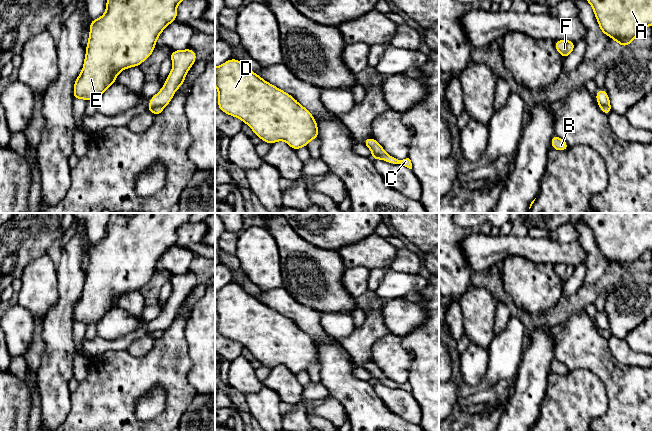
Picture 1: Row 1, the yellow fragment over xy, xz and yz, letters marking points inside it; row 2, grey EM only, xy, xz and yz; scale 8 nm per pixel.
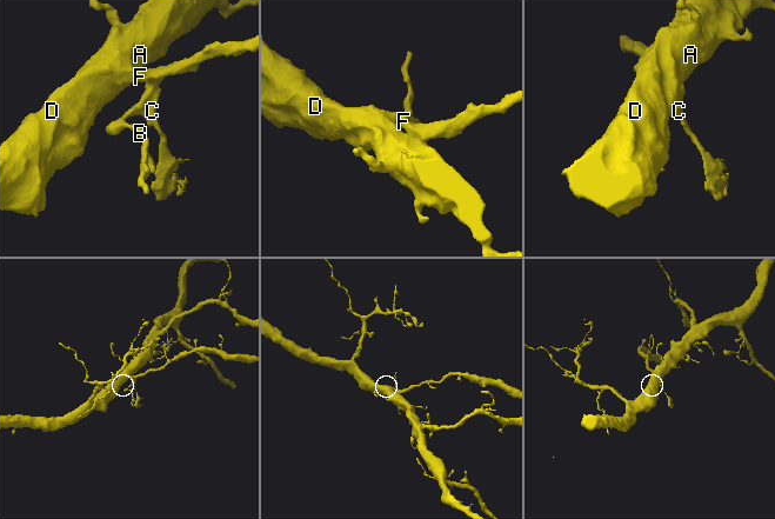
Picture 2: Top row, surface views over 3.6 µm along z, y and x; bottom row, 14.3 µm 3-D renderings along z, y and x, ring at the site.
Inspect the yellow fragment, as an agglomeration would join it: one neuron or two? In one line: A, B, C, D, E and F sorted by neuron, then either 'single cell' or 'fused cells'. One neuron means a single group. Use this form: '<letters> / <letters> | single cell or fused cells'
A B C D E F | single cell

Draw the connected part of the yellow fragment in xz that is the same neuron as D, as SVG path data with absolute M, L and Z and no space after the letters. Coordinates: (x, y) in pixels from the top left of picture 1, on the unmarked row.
M232 282L215 291L215 310L218 313L219 333L242 344L262 365L270 369L281 364L297 375L319 361L317 346L307 332L237 283Z

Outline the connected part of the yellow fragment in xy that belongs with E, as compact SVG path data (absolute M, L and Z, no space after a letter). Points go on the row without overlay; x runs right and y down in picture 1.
M110 213L106 236L90 245L89 263L86 270L84 289L74 307L73 324L98 323L107 312L116 306L120 295L138 291L150 281L162 255L177 242L178 228L189 222L192 213Z

